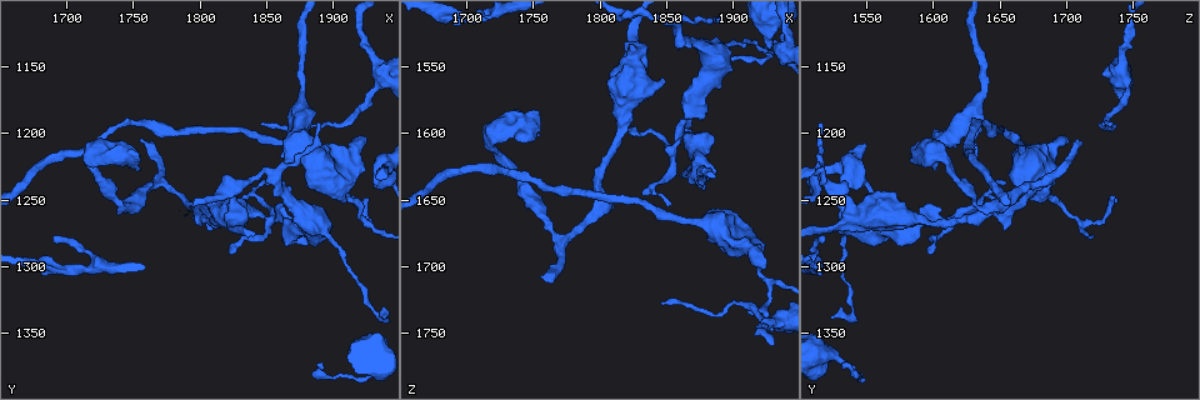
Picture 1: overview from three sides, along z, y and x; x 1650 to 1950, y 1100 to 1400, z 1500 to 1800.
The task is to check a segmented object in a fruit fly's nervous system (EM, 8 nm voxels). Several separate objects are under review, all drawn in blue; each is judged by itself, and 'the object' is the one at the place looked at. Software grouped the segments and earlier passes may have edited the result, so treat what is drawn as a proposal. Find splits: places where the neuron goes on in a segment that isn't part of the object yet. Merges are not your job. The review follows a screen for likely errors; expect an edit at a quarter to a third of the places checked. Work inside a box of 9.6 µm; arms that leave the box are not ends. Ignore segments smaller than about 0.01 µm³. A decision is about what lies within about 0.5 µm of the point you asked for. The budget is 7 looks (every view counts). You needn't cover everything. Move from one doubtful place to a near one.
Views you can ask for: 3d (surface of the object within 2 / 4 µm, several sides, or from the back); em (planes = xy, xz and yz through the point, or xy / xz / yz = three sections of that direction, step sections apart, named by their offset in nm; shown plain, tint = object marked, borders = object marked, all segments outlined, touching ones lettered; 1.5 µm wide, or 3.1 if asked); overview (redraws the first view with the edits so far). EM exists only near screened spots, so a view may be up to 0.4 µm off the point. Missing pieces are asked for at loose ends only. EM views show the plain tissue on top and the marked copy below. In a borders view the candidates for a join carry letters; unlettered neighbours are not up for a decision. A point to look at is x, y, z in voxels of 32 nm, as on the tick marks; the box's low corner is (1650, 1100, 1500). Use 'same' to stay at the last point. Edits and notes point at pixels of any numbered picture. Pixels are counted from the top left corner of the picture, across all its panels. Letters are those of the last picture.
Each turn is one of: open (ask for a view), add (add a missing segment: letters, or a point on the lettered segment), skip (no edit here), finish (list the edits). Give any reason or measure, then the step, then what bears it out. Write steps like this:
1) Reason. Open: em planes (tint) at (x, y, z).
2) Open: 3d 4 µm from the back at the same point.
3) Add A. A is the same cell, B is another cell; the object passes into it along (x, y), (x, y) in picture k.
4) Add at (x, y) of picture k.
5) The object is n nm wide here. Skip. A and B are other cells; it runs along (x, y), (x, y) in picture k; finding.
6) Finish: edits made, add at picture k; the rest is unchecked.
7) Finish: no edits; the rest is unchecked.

Free end. Open: em 3.1 µm xz step 8 (tint) at (1822, 1290, 1598).

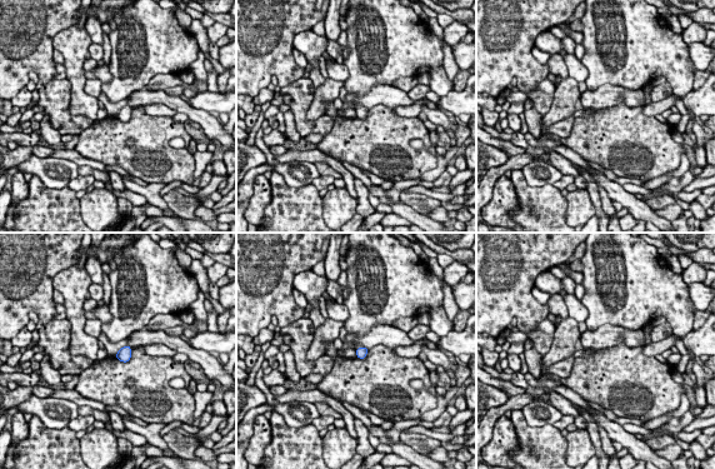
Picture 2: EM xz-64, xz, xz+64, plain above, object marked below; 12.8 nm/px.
Open: em 3.1 µm planes (borders) at the same point.

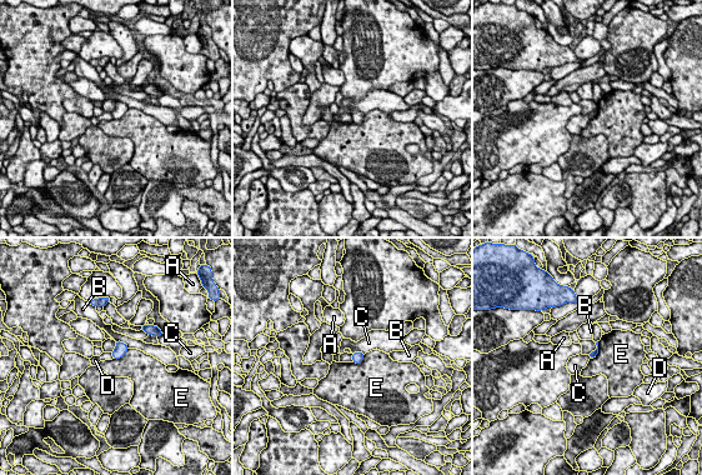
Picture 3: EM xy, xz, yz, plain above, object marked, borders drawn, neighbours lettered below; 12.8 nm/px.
The object is 70 nm wide here; the longest contact is with B, 220 nm. Skip. A, B, C, D and E are other cells; none of them fits.

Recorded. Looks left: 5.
Thin end. Open: 3d 4 µm from the back at (1852, 1240, 1654).

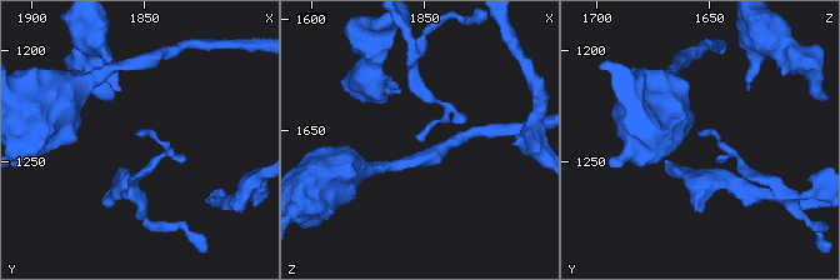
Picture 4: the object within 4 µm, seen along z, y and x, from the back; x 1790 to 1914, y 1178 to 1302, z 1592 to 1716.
Open: em xy step 4 (borders) at (1852, 1240, 1654).

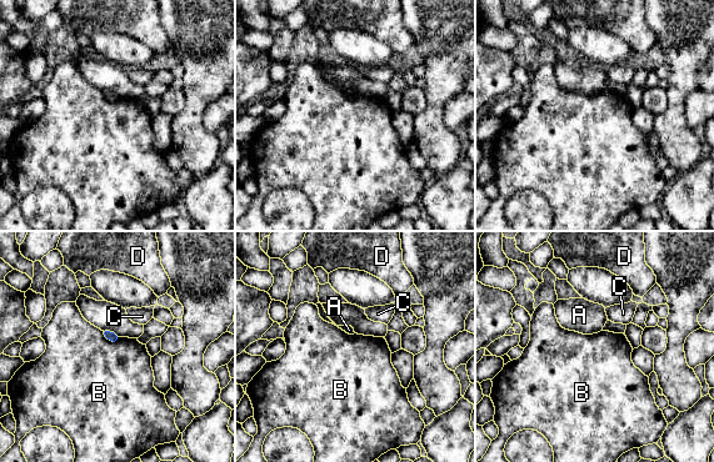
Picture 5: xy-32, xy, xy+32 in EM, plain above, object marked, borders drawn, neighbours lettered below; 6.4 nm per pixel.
Open: em planes (borders) at the same point.

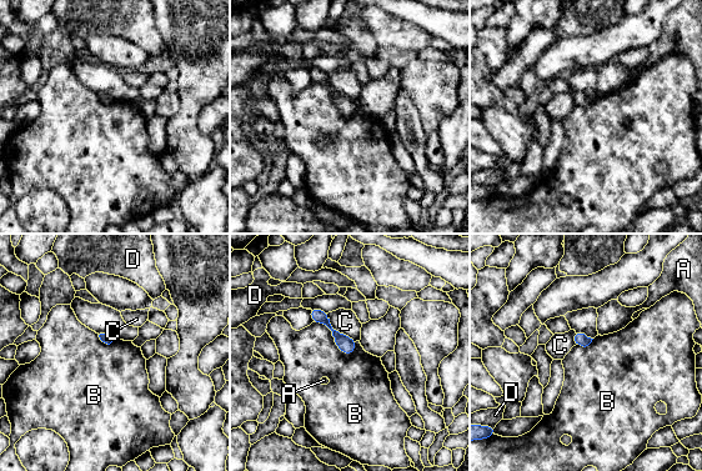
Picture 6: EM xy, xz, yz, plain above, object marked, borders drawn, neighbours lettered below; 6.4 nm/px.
Skip. A, B, C and D are other cells; no lettered segment goes on from it.

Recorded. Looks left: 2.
Branch stops here. Open: 3d 2 µm at (1756, 1206, 1706).

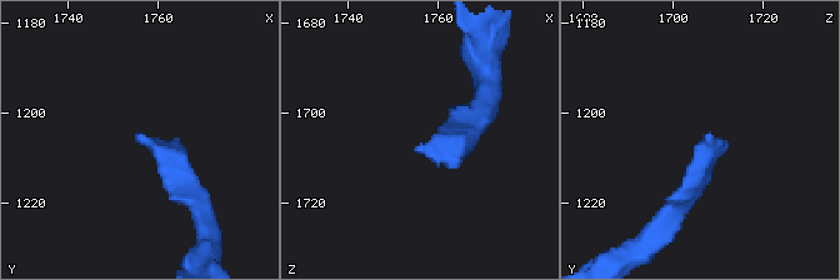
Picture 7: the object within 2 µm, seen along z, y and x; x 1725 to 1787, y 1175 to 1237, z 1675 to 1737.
Open: em planes (borders) at (1755, 1204, 1708).

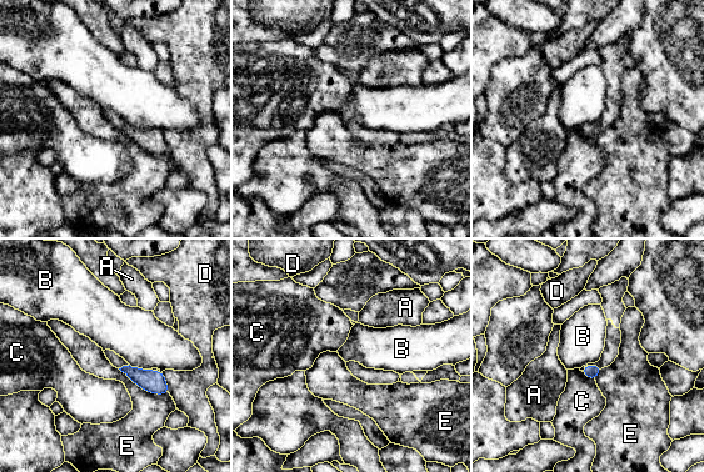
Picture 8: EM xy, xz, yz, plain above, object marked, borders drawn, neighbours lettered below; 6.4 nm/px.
The longest contact is with E, 380 nm. Skip. A, B, C, D and E are other cells; a border runs along (129, 363), (150, 370) in picture 8; no lettered segment goes on from it.

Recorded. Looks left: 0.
Finish: no edits; the rest is unchecked.

